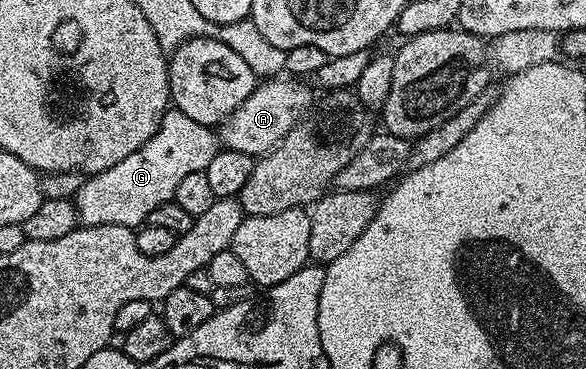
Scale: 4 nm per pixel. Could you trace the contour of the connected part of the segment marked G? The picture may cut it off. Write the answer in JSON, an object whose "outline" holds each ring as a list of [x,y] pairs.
{"outline":[[[168,108],[163,114],[157,132],[137,152],[125,156],[113,168],[105,168],[105,172],[92,174],[81,184],[81,192],[73,199],[80,223],[84,226],[129,226],[138,228],[148,221],[153,208],[161,208],[161,204],[172,201],[177,186],[185,180],[190,172],[206,170],[211,160],[221,149],[218,135],[208,126],[198,124],[185,116],[180,110]]]}

